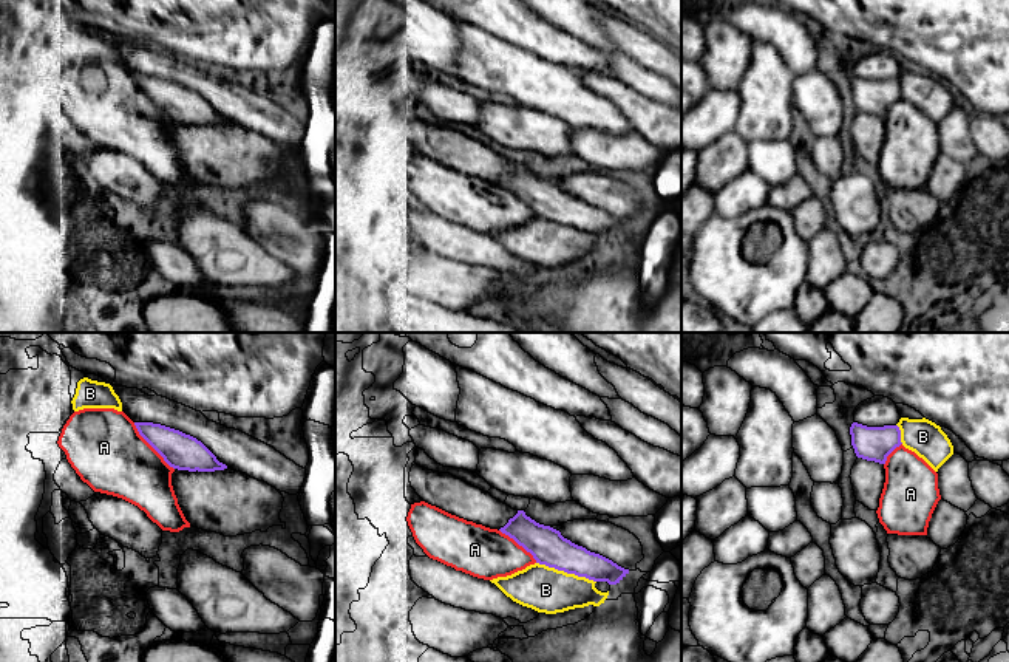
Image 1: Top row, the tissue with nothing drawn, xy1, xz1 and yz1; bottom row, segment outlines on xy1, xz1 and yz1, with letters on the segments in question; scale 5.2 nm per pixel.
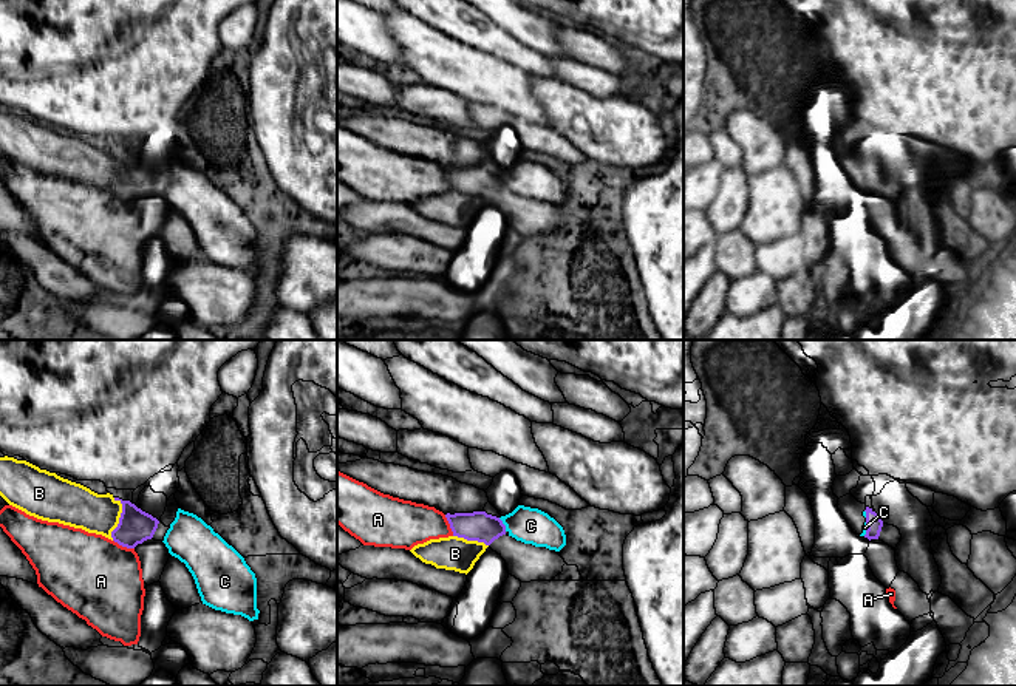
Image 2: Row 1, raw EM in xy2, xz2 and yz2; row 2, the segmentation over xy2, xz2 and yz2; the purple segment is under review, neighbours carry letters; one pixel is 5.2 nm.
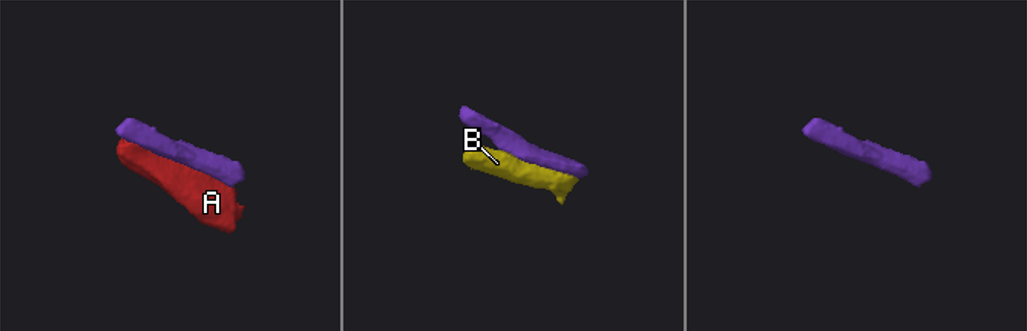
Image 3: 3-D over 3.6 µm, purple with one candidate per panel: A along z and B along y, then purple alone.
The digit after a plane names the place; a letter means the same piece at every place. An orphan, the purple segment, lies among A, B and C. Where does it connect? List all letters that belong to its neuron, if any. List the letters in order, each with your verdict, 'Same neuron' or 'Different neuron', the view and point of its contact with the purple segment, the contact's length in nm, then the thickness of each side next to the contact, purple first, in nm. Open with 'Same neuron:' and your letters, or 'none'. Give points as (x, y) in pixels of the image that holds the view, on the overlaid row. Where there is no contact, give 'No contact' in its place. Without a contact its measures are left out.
Same neuron: C
A: Different neuron. Touches purple at xy1 (150, 444). Shared border 320 nm. Thickness 190 nm (purple) against 380 nm
B: Different neuron. Touches purple at xz1 (566, 571). Shared border 320 nm. Thickness 190 nm (purple) against 240 nm
C: Same neuron. Touches purple at xz2 (503, 524). Shared border 80 nm. Thickness 160 nm (purple) against 190 nm

